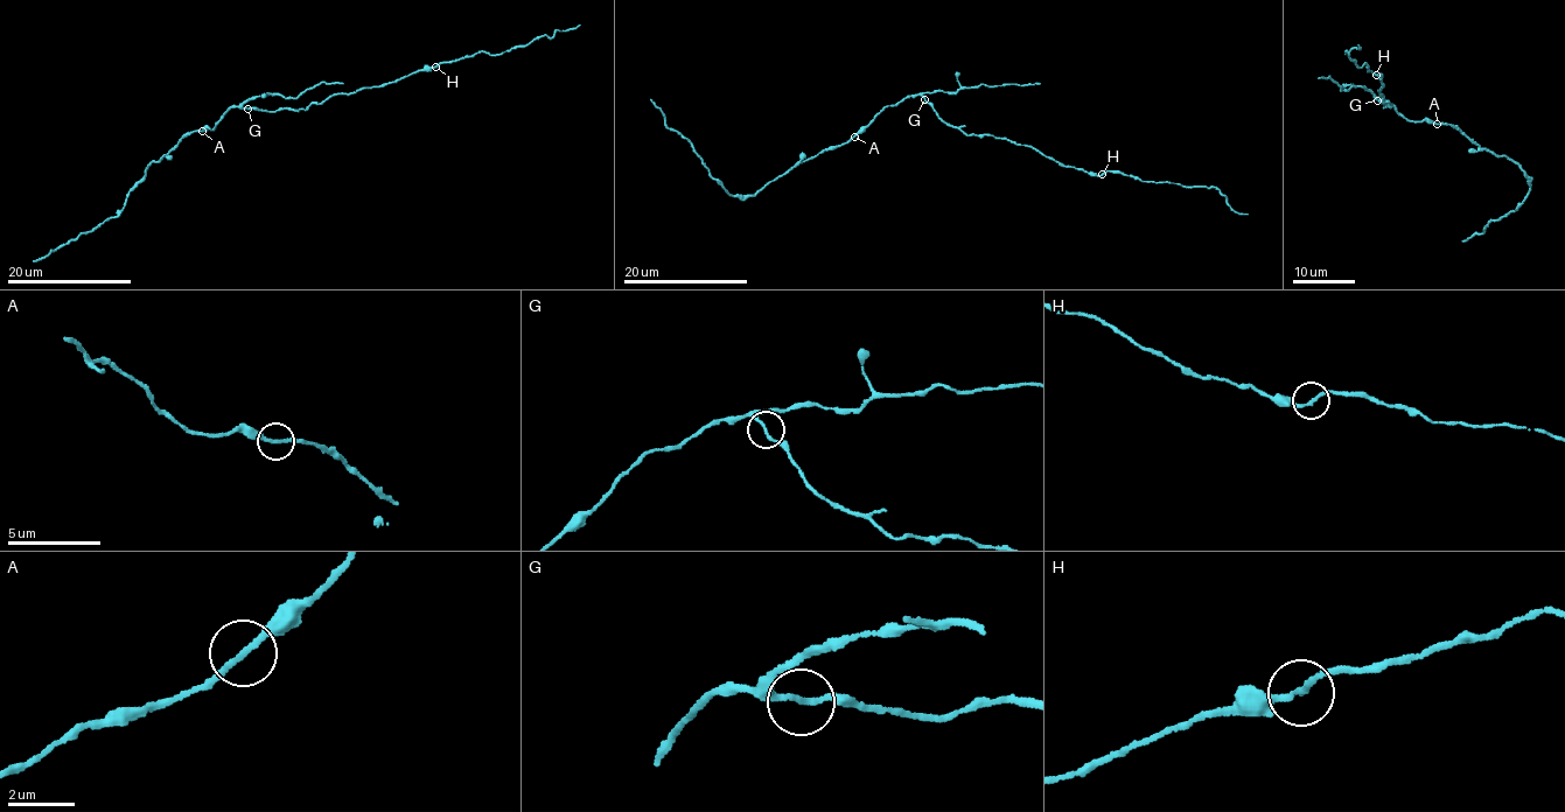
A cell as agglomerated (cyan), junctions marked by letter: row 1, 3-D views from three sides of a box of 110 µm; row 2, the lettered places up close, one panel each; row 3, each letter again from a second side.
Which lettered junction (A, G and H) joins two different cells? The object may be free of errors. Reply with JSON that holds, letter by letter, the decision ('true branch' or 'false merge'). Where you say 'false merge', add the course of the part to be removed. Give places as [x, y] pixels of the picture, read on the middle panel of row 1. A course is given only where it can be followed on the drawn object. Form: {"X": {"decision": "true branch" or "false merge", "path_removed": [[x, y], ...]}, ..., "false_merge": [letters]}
{"A": {"decision": "true branch"}, "G": {"decision": "true branch"}, "H": {"decision": "true branch"}, "false_merge": []}

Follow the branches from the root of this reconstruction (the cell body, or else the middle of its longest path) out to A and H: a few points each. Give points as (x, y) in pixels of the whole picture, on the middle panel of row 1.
A: (927, 100), (919, 93), (908, 95), (888, 105), (854, 137)
H: (927, 100), (942, 120), (968, 134), (990, 135), (1014, 141), (1067, 166), (1102, 174)

